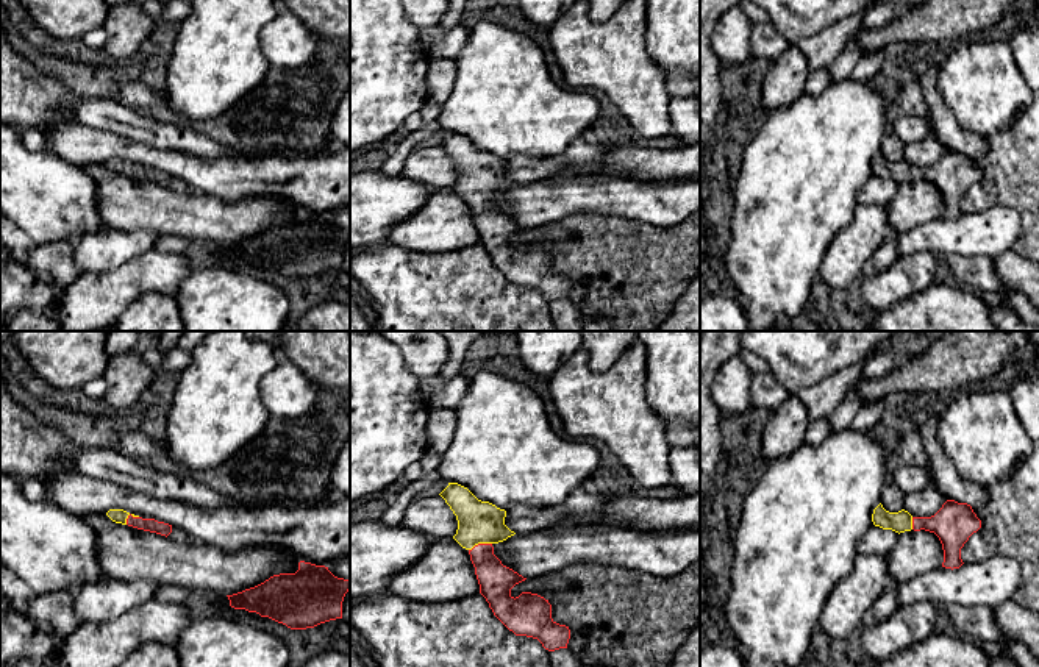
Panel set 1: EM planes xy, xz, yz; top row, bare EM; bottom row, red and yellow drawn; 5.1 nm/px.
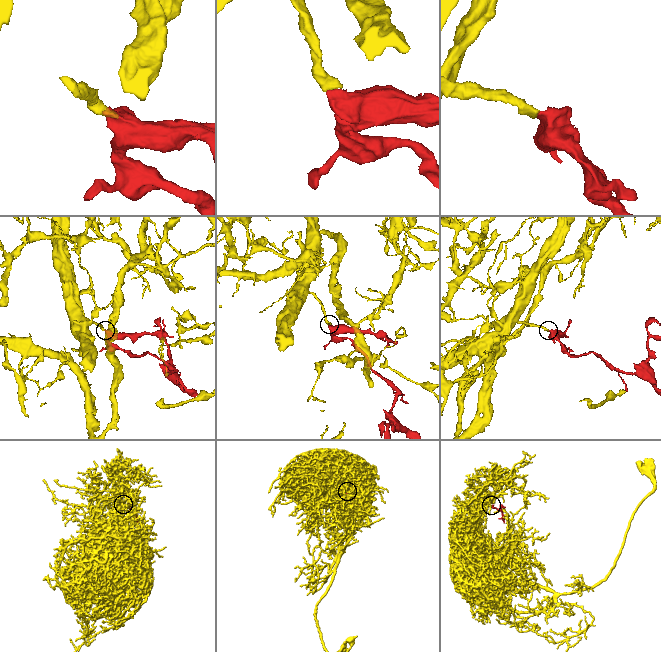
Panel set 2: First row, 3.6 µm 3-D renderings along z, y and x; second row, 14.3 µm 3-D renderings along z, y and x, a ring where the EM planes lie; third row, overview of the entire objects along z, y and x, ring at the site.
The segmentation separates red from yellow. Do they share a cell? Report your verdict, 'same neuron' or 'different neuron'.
same neuron

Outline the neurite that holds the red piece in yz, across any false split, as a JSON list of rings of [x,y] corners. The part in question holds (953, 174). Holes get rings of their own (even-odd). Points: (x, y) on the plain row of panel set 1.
[[[947,150],[942,158],[931,167],[912,167],[908,161],[889,162],[880,153],[872,164],[875,177],[892,180],[895,183],[905,181],[930,181],[934,183],[944,200],[945,219],[959,219],[964,212],[961,209],[961,198],[969,187],[981,178],[981,170],[967,153]]]

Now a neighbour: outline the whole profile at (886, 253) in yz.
[[[891,233],[884,242],[873,251],[873,255],[867,259],[862,276],[872,276],[887,266],[891,266],[898,258],[897,250],[897,234]]]

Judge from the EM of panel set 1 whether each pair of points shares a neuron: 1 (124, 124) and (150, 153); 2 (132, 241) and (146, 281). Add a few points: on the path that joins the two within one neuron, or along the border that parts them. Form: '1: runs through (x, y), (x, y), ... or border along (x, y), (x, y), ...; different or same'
1: border along (107, 130), (177, 152); different
2: border along (153, 247), (103, 272); different

